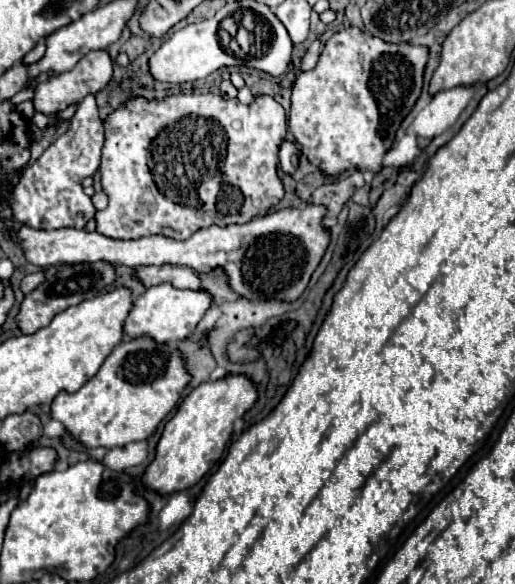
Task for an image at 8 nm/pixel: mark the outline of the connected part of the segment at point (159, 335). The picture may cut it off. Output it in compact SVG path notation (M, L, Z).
M159 284L151 286L145 290L143 296L139 296L133 302L133 308L129 310L129 316L123 324L123 336L127 338L139 338L147 336L155 344L171 344L171 342L181 342L189 338L207 312L207 308L213 304L211 296L203 290L191 292L191 290L175 290L171 284Z

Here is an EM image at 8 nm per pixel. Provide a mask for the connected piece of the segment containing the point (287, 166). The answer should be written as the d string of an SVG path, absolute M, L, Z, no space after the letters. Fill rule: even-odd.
M283 140L279 144L279 164L281 164L281 170L287 172L287 174L293 174L295 168L297 168L297 158L299 158L297 144L289 142L289 140Z

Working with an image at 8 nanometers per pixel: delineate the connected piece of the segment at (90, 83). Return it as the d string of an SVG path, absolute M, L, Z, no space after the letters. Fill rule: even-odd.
M103 50L89 52L87 56L83 56L77 62L77 66L73 70L63 72L63 74L53 74L45 82L39 82L33 90L33 100L31 102L33 102L35 110L43 112L43 114L53 114L53 112L65 110L69 104L81 102L87 94L95 94L97 90L107 86L107 82L111 80L111 72L113 72L113 60L109 58L107 52L103 52Z

